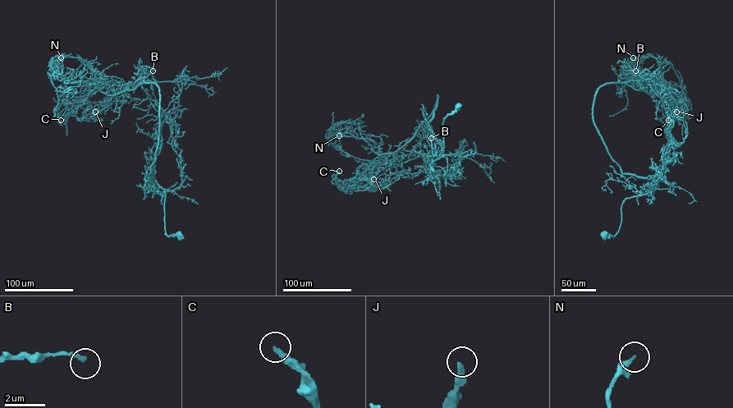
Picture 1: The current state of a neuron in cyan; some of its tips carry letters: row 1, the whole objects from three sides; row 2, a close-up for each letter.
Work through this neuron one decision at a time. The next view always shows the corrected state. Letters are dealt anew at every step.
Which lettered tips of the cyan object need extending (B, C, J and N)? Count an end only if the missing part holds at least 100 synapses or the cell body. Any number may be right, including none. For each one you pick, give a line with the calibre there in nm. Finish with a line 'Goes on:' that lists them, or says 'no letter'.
Goes on: no letter

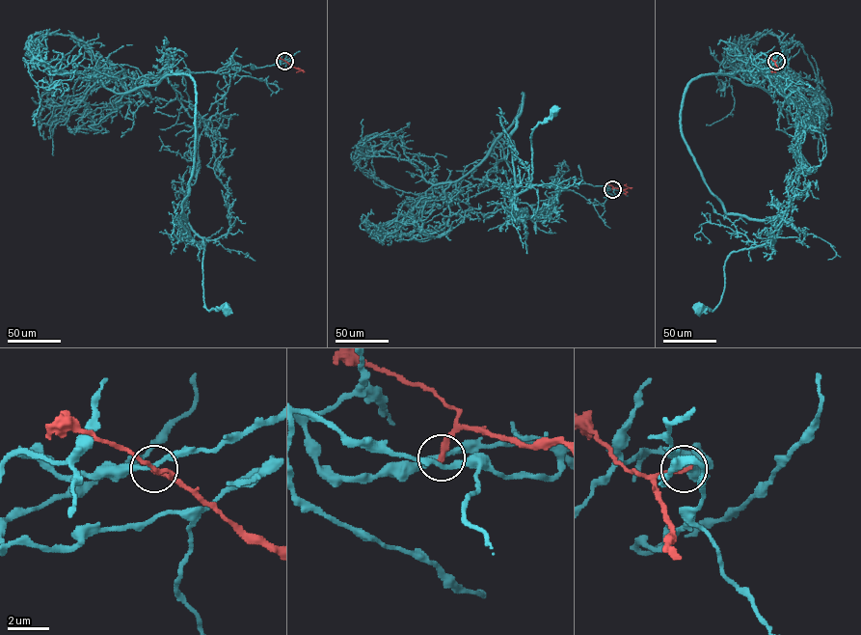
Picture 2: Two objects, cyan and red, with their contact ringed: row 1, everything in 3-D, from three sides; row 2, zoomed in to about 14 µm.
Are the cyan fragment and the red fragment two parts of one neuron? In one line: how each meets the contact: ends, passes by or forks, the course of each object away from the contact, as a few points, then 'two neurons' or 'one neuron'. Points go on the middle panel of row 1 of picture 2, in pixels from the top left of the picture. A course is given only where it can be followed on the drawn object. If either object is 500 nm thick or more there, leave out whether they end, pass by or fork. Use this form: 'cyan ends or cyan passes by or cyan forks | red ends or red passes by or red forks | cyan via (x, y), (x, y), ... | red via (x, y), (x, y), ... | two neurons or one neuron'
cyan passes by | red ends | cyan via (612, 189), (516, 179), (497, 139), (523, 93), (508, 140), (514, 194), (531, 179), (532, 130), (554, 111) | red via (612, 189), (628, 188), (626, 183) | two neurons

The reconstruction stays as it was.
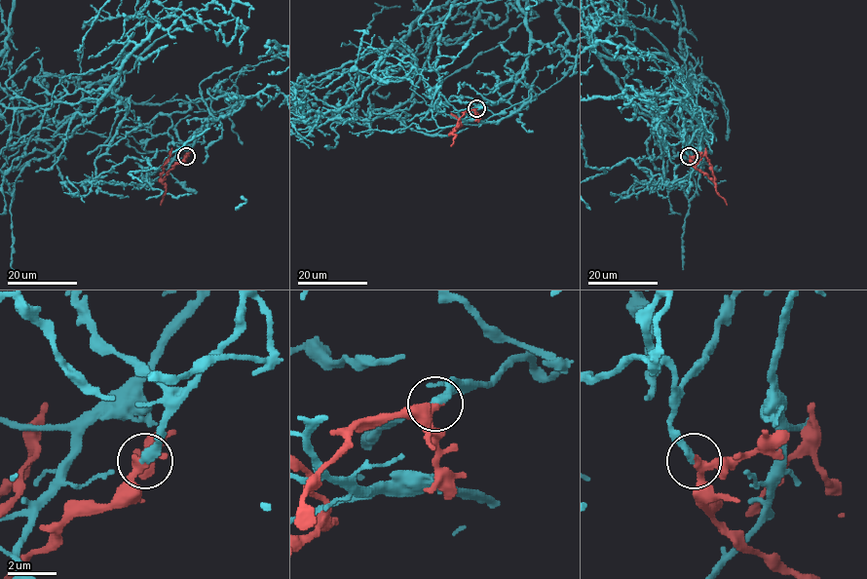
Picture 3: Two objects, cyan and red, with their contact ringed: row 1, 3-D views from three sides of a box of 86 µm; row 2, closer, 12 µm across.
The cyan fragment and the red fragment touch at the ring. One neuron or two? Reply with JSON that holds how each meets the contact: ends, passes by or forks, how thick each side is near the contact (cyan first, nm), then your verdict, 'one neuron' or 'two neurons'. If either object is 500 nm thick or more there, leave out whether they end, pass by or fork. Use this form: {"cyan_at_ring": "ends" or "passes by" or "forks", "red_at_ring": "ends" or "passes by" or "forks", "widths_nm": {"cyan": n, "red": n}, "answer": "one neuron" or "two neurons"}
{"cyan_at_ring": "ends", "red_at_ring": "passes by", "widths_nm": {"cyan": 360, "red": 320}, "answer": "one neuron"}

